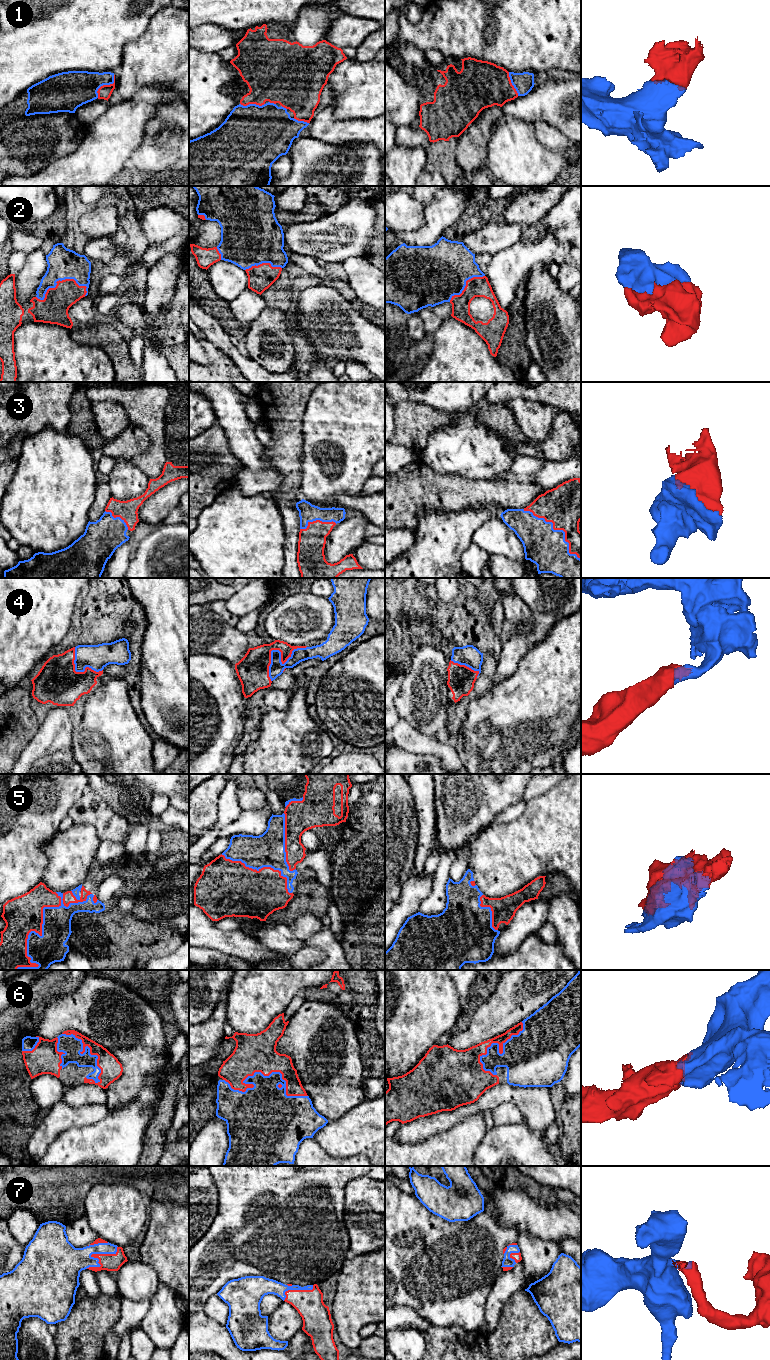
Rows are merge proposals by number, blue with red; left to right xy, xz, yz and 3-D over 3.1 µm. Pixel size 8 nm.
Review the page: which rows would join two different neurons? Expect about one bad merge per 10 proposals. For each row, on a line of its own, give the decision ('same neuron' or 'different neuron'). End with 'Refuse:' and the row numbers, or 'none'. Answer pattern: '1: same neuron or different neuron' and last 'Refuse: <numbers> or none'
1: same neuron
2: same neuron
3: same neuron
4: same neuron
5: same neuron
6: same neuron
7: same neuron
Refuse: none

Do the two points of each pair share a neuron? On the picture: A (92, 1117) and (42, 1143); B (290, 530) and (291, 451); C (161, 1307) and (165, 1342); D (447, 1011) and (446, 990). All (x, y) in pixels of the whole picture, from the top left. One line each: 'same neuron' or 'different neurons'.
A: same neuron
B: same neuron
C: same neuron
D: same neuron

